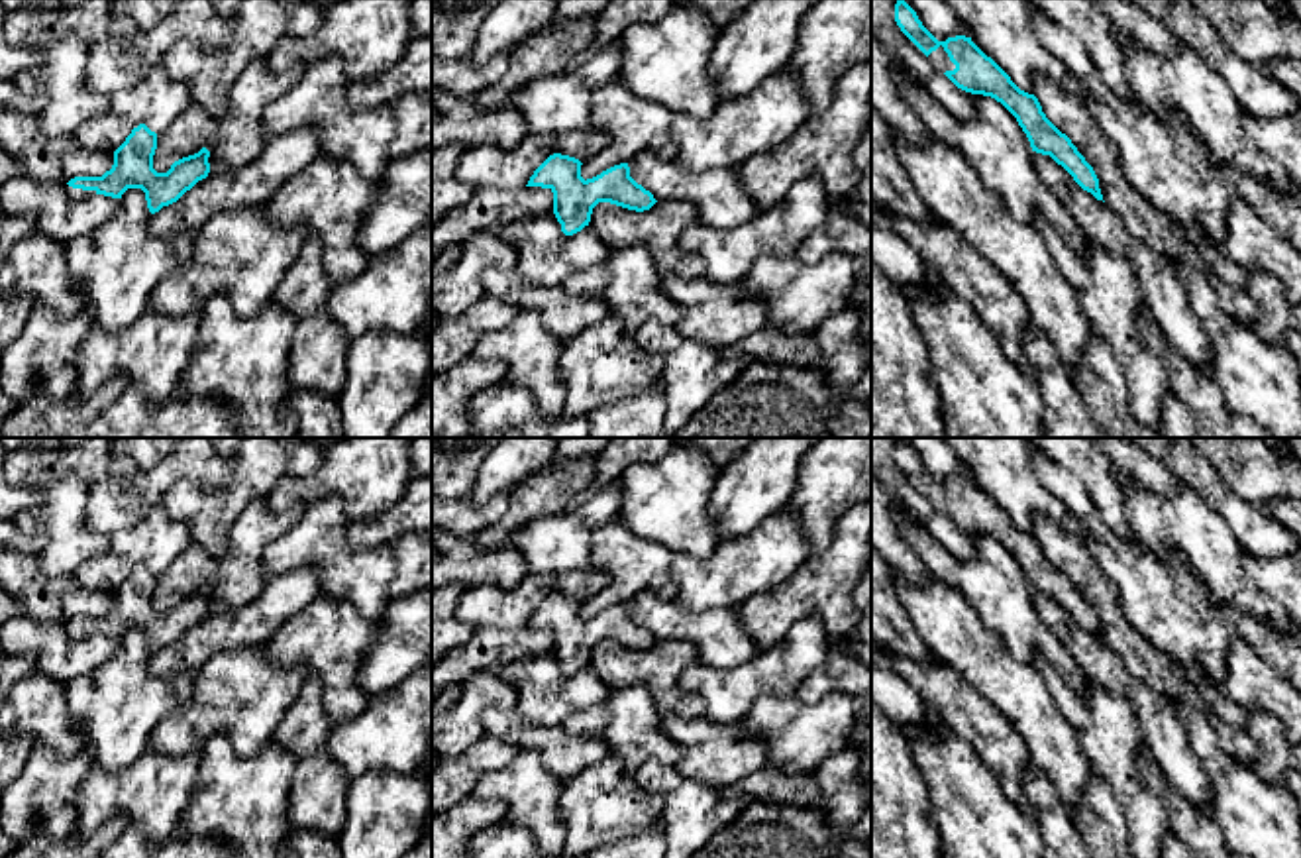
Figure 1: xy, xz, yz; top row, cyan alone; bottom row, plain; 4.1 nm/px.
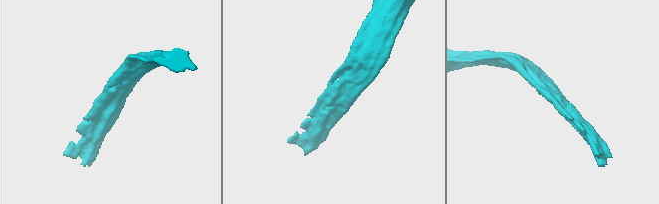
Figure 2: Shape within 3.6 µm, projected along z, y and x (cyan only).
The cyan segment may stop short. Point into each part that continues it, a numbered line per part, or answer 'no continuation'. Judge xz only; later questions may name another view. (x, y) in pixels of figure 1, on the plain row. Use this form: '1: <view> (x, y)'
no continuation

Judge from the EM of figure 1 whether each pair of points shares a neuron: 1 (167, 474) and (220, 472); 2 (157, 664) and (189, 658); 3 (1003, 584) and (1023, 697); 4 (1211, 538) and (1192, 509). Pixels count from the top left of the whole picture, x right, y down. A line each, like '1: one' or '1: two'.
1: one
2: one
3: two
4: one

